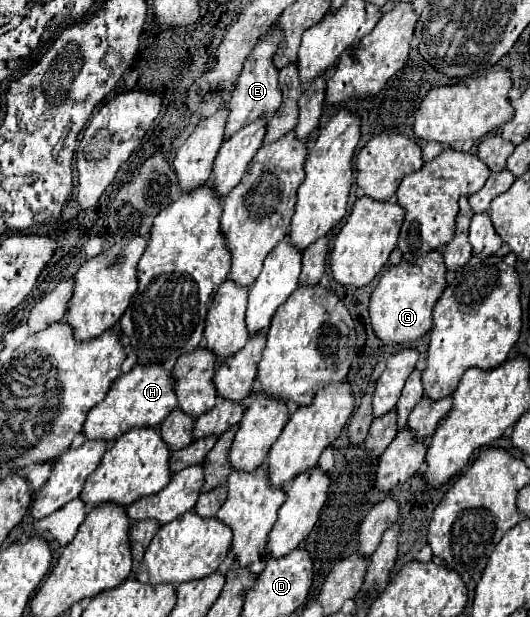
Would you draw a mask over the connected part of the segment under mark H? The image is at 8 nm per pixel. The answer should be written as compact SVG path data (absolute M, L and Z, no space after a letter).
M134 365L128 373L120 375L110 391L106 393L106 399L98 405L94 405L88 413L88 419L84 423L86 439L118 439L122 433L126 433L132 427L150 427L160 425L166 415L178 405L178 397L174 393L174 377L170 371L166 371L164 365Z

